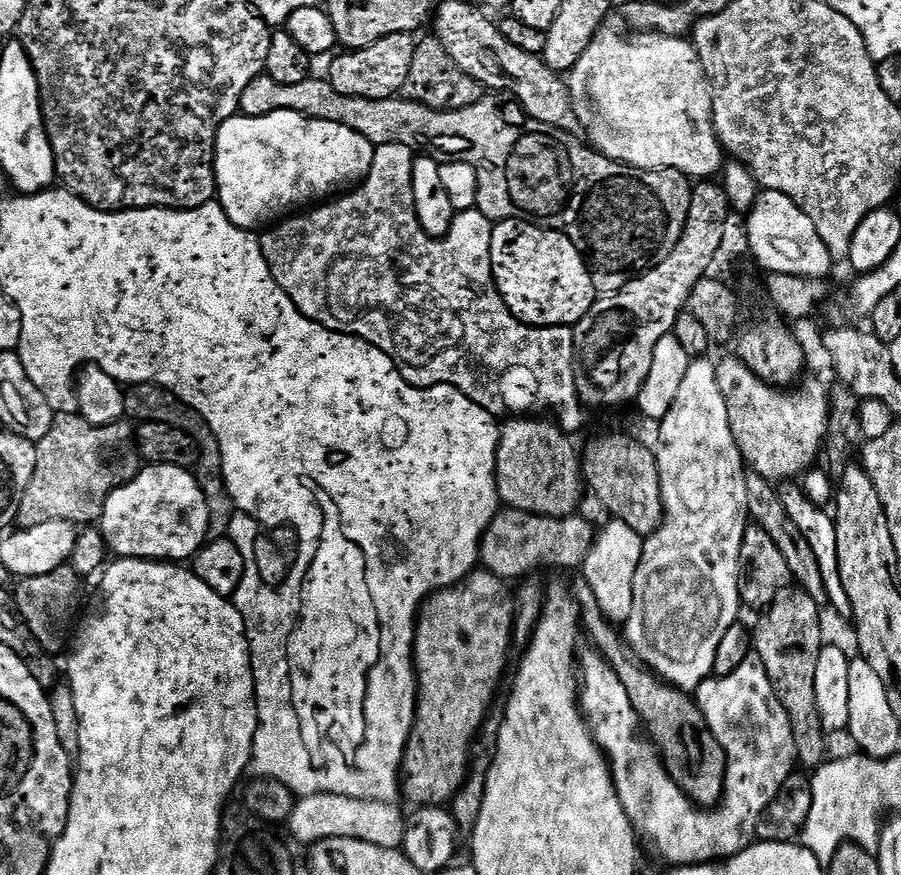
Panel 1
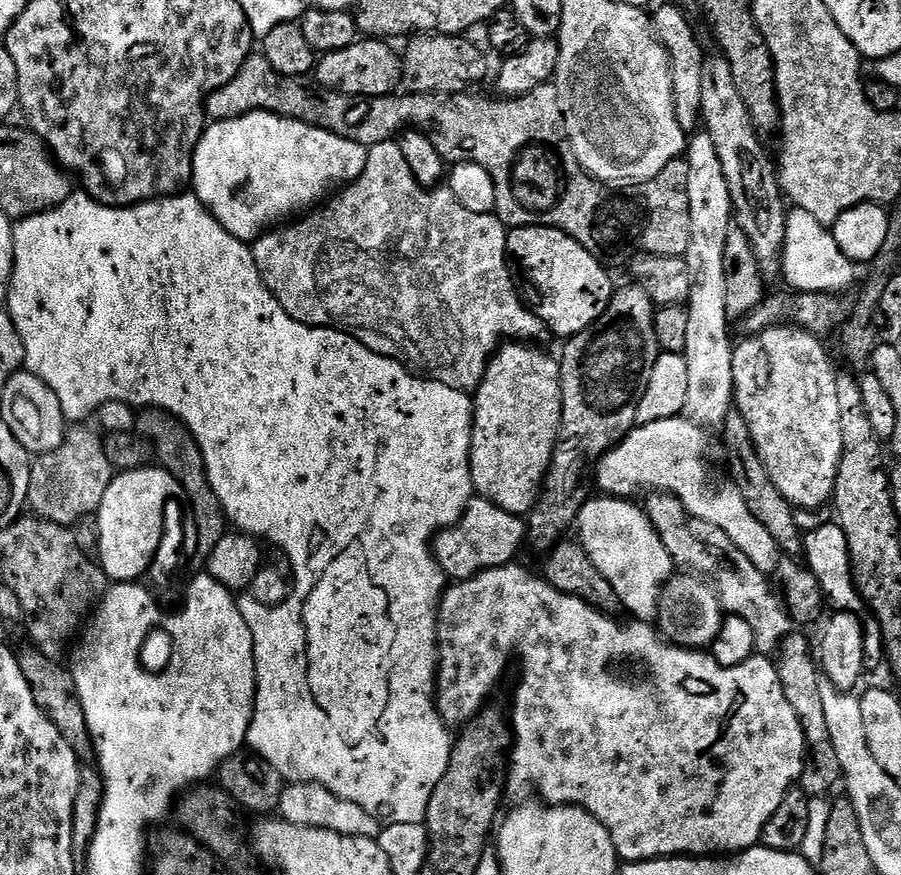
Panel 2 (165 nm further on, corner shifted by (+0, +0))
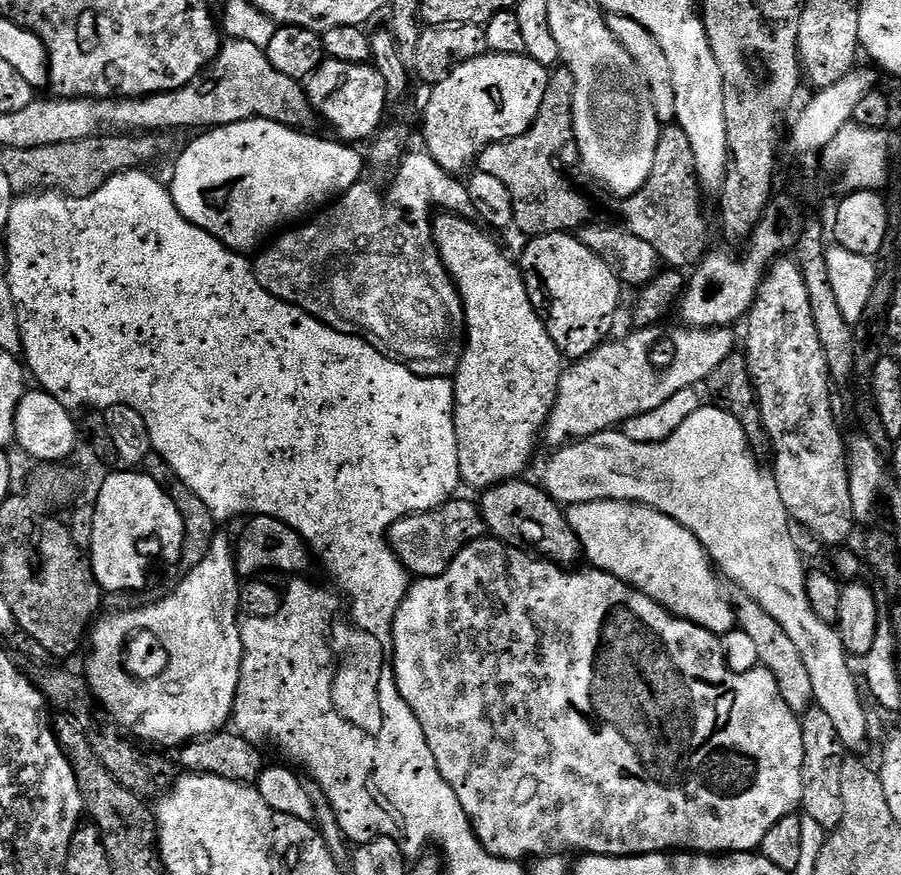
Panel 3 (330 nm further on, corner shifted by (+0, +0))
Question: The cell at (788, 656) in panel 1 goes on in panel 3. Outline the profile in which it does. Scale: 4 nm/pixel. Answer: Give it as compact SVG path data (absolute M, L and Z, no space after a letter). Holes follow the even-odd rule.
M810 707L800 716L802 726L802 746L804 761L802 762L802 812L807 819L818 822L826 830L837 828L842 822L844 807L842 806L842 762L846 749L834 727L834 721L826 714L826 710Z

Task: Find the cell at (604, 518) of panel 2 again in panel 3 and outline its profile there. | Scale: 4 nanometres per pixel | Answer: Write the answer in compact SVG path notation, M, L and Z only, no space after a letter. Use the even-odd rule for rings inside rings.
M628 500L582 502L571 505L567 513L574 534L578 534L583 555L592 563L589 565L593 569L609 572L614 578L637 588L650 599L657 600L668 612L673 612L675 616L681 616L684 620L690 620L718 637L723 638L726 633L737 627L736 609L733 601L728 601L728 596L720 585L721 577L712 563L712 557L698 542L698 538L694 538L689 528L674 522L674 518L650 506L632 504Z

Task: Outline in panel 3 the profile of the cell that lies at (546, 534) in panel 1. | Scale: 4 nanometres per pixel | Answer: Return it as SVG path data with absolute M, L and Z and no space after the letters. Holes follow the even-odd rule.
M453 498L441 508L429 512L404 516L392 524L388 531L388 547L413 577L441 576L465 546L485 535L484 519L479 507L473 501L471 504L468 500L460 499Z

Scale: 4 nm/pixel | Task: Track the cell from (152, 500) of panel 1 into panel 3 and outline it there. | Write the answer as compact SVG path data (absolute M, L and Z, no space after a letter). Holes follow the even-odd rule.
M120 470L124 472L112 472L100 484L100 493L94 500L95 512L93 514L93 546L90 551L90 563L92 573L96 575L96 580L100 583L101 589L108 592L136 592L139 588L144 588L148 584L148 571L152 568L152 556L161 556L164 560L179 561L182 554L182 542L184 541L184 527L182 526L182 514L178 514L178 506L174 506L172 495L162 487L154 478L150 478L143 470Z

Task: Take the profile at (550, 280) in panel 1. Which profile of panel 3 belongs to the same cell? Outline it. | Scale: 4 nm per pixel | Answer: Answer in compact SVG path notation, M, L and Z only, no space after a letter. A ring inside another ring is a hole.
M567 231L551 232L549 236L533 236L527 243L524 253L518 256L518 267L524 276L524 285L530 294L534 310L542 318L561 357L574 361L589 356L613 335L612 323L620 308L621 280L610 270L610 266L602 262L602 258L598 258L585 246L583 240Z

